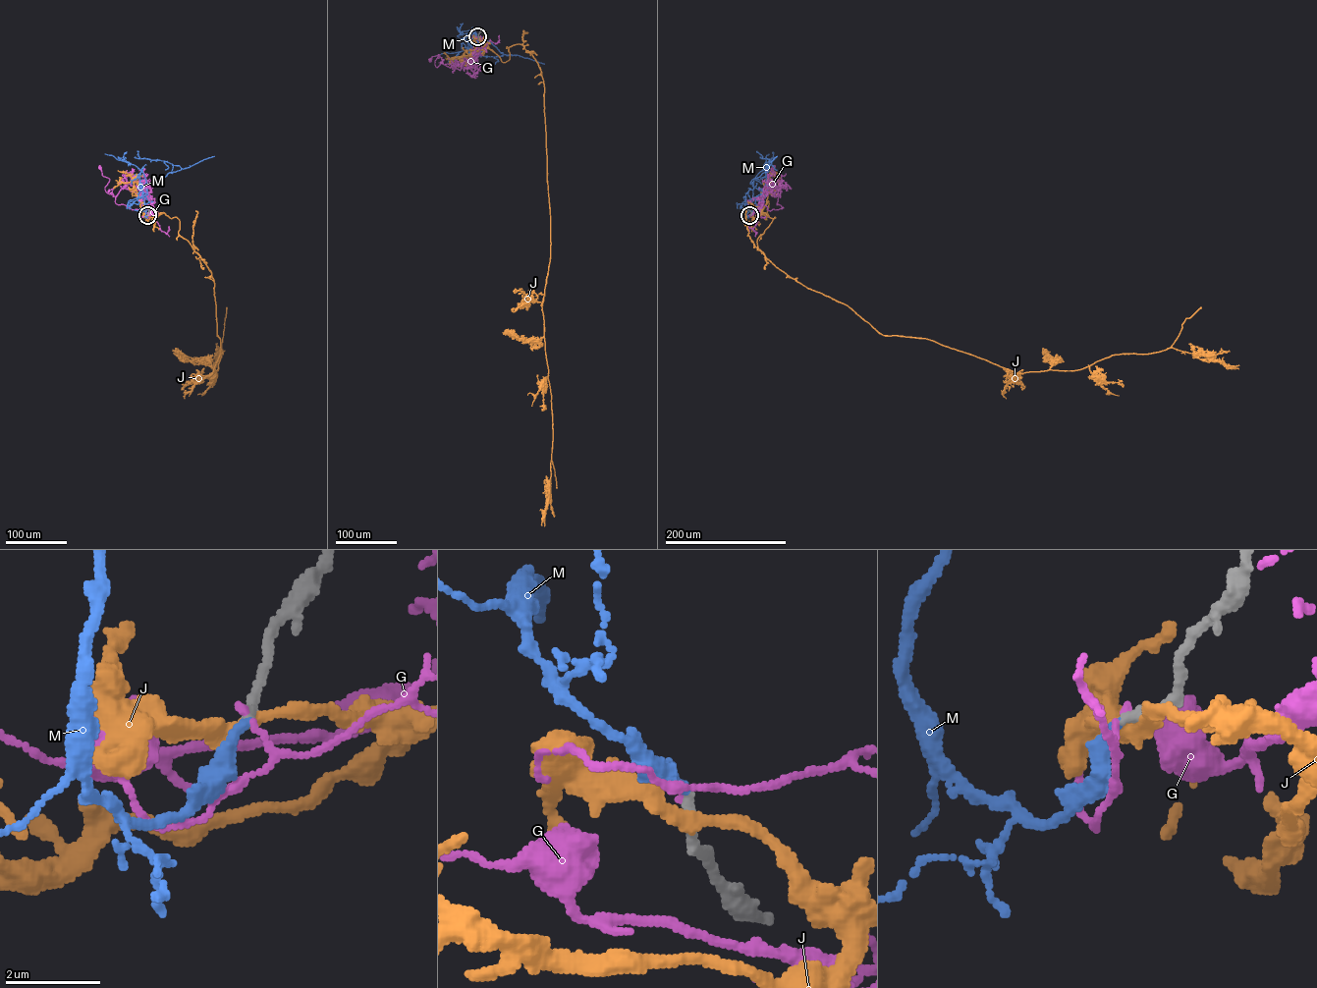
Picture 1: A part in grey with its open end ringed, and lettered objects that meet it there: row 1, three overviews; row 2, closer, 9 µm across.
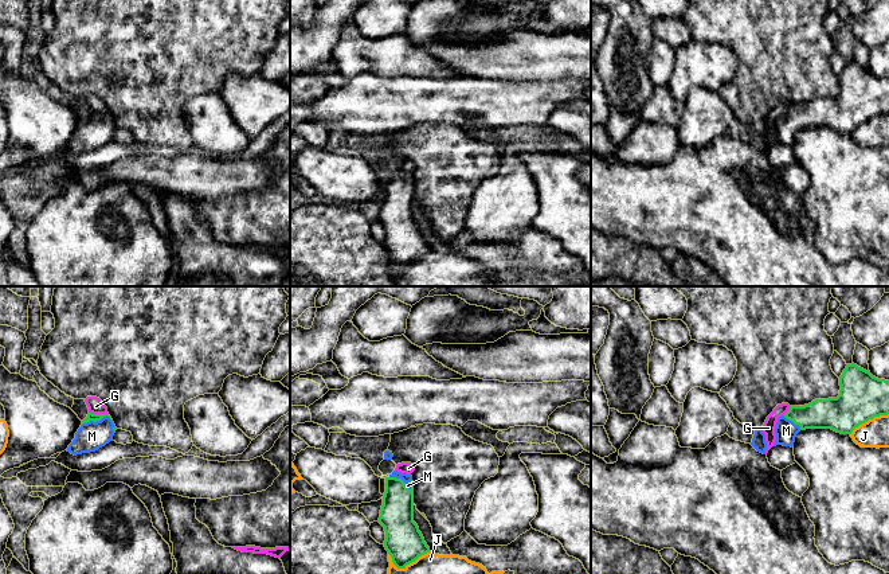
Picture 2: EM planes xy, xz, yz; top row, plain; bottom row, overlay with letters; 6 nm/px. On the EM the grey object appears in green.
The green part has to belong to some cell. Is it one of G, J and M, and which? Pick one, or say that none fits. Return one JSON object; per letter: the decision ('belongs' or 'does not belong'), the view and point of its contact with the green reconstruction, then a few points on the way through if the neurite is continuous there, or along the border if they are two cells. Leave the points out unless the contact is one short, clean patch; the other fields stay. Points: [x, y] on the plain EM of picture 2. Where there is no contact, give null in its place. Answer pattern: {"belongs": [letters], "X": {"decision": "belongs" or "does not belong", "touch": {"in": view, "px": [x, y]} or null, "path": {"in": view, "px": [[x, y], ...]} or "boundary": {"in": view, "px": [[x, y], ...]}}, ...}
{"belongs": ["M"], "G": {"decision": "does not belong", "touch": {"in": "xy", "px": [98, 113]}, "boundary": {"in": "xy", "px": [[89, 110], [108, 113]]}}, "J": {"decision": "does not belong", "touch": {"in": "xz", "px": [407, 262]}}, "M": {"decision": "belongs", "touch": {"in": "xy", "px": [102, 116]}, "path": {"in": "xy", "px": [[90, 116], [102, 116], [101, 125], [91, 135]]}}}

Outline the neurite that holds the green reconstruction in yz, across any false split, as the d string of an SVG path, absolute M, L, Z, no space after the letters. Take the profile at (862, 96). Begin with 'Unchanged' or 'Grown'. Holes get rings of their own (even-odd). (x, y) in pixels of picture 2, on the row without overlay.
Grown. M847 63L839 75L839 94L829 98L815 98L804 105L790 105L788 110L778 117L774 145L794 145L795 136L806 128L831 128L841 133L851 133L855 126L874 116L889 113L889 79L878 78L857 63Z

